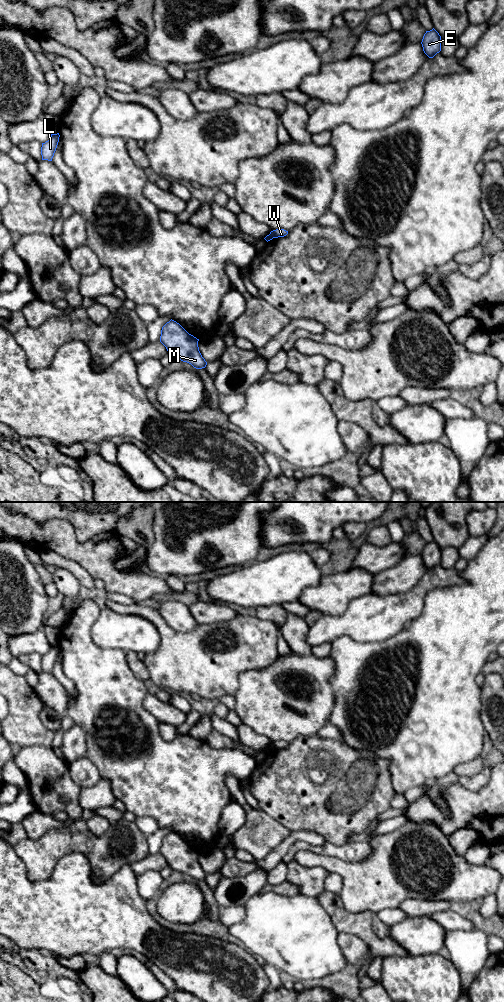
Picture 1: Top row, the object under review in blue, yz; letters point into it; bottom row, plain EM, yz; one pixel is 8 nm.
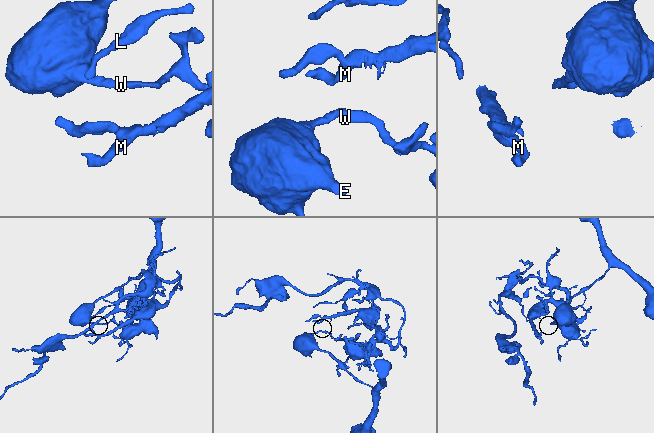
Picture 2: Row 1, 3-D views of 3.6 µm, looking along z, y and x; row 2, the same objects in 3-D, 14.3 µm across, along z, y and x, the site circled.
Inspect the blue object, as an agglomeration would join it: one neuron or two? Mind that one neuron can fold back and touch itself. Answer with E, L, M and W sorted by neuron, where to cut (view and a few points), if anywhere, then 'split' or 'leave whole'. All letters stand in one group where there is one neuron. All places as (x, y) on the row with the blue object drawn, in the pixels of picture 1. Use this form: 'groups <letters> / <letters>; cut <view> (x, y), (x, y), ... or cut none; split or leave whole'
groups E / L M W; cut yz (269, 234), (273, 237); split

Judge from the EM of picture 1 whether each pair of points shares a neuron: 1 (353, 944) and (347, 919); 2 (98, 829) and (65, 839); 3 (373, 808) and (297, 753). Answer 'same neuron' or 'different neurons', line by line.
1: different neurons
2: different neurons
3: same neuron

